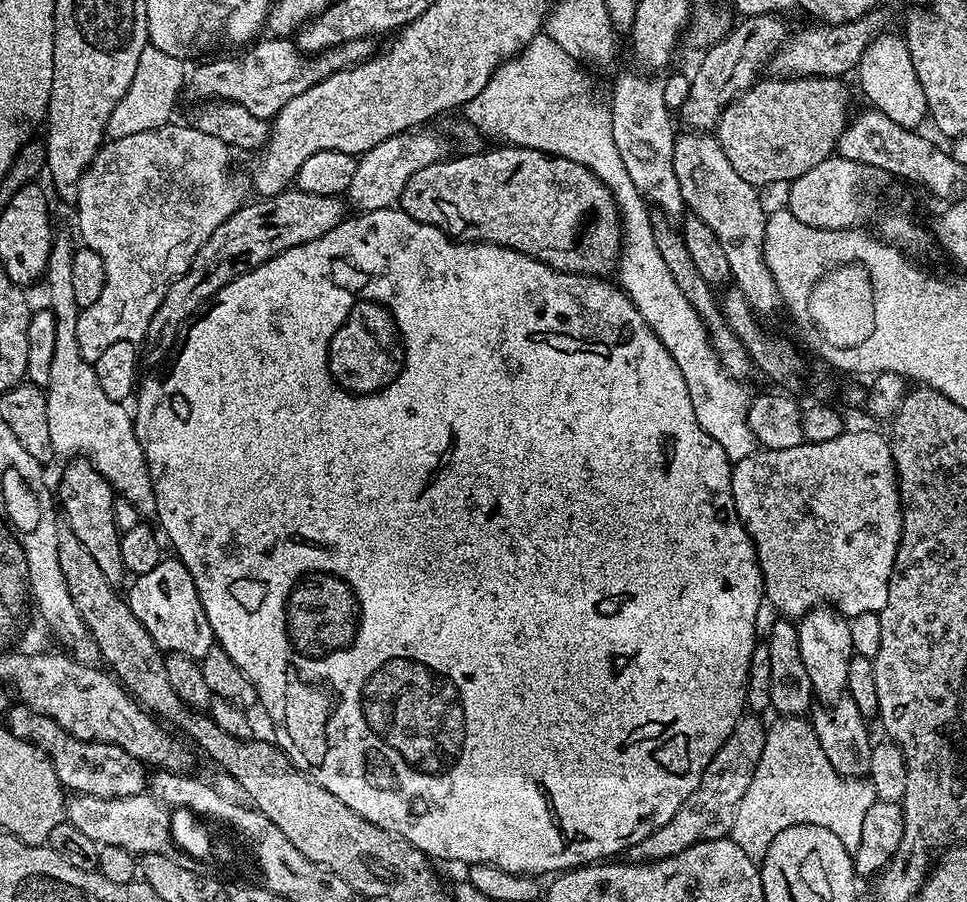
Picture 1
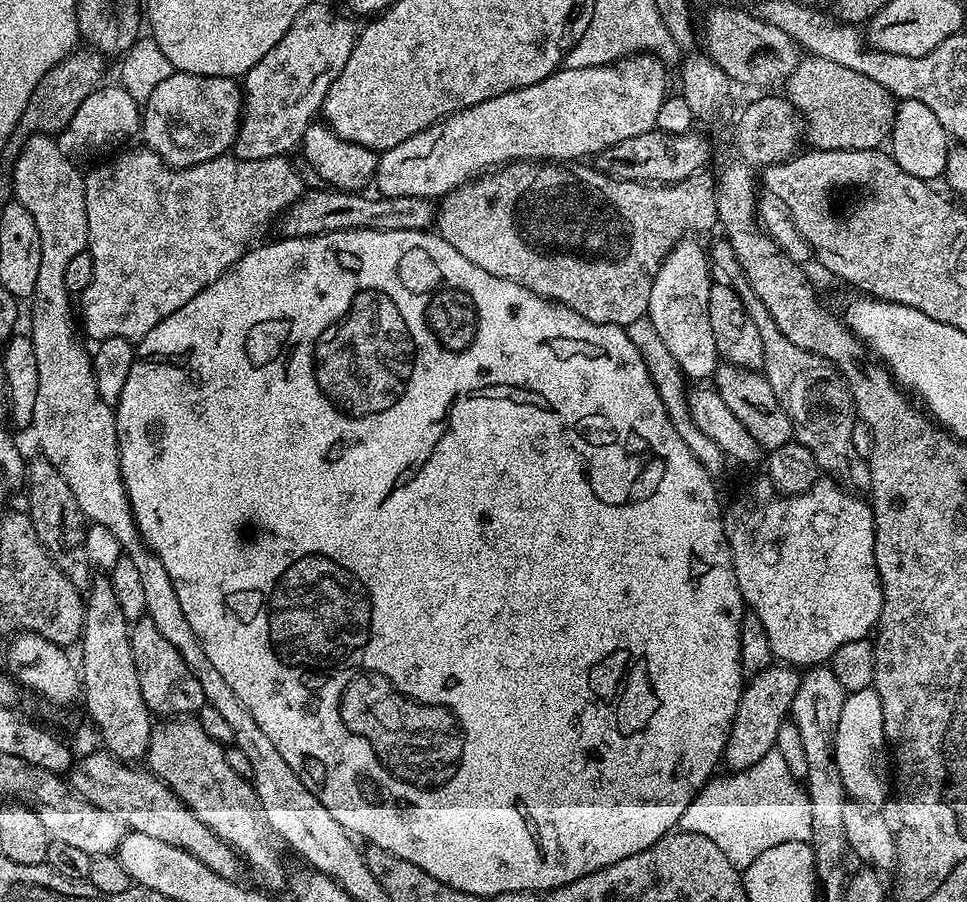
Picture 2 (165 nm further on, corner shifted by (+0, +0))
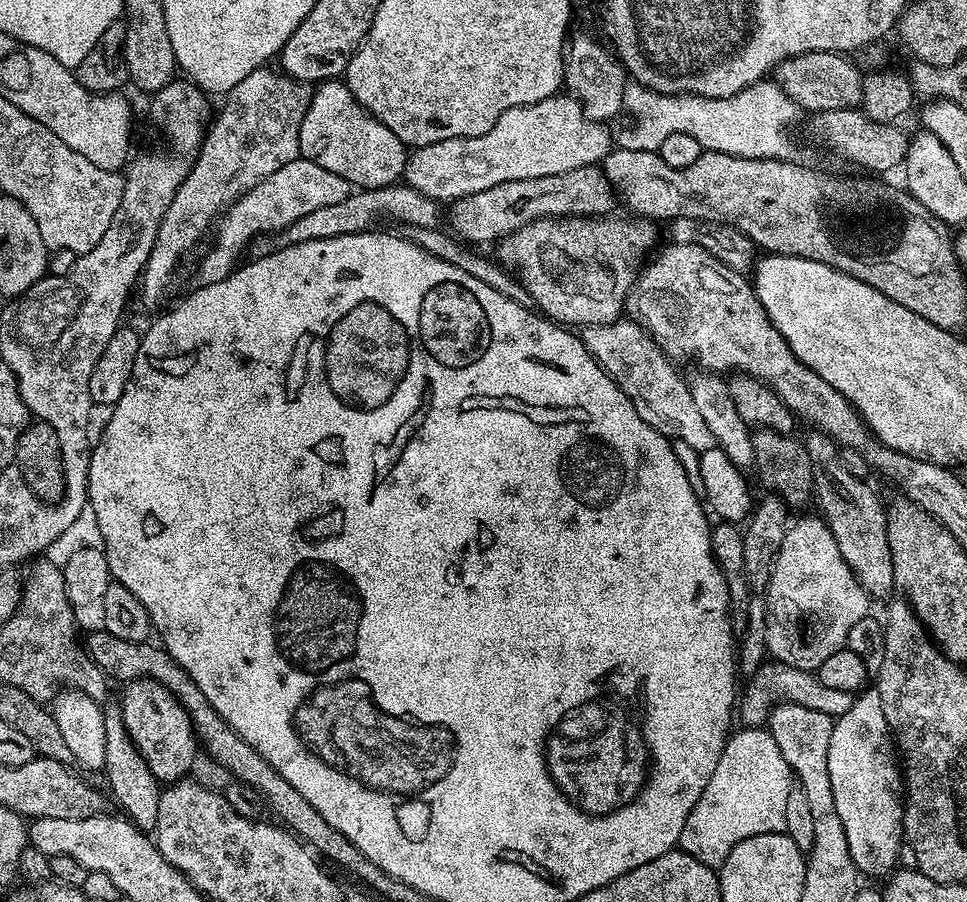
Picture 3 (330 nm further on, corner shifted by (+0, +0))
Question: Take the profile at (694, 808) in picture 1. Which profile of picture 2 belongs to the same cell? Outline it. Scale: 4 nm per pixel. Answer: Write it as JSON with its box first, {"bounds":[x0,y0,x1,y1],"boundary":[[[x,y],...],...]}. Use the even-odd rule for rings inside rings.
{"bounds":[722,662,801,771],"boundary":[[[773,662],[769,668],[745,683],[722,757],[723,763],[728,763],[727,767],[731,771],[746,770],[754,766],[754,762],[762,762],[762,758],[766,758],[766,754],[775,749],[778,726],[789,715],[800,677],[801,673],[795,667],[784,662]]]}

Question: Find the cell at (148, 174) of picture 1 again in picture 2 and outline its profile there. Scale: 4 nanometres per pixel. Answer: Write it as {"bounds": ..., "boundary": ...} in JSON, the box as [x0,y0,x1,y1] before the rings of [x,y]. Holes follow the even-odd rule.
{"bounds":[78,146,306,342],"boundary":[[[147,146],[139,147],[129,147],[127,150],[117,151],[115,155],[108,158],[113,158],[113,160],[105,159],[100,162],[105,162],[105,164],[100,164],[97,168],[90,170],[87,169],[84,178],[86,222],[88,223],[88,247],[86,250],[94,262],[94,278],[90,282],[90,286],[86,286],[86,290],[79,297],[78,316],[82,321],[83,331],[85,328],[93,336],[93,341],[96,342],[106,338],[126,338],[133,342],[139,342],[146,334],[150,334],[150,330],[154,330],[154,326],[158,326],[158,322],[162,322],[162,318],[170,318],[170,314],[174,314],[174,310],[182,310],[182,306],[186,306],[186,302],[190,302],[190,298],[194,298],[194,294],[198,294],[206,286],[210,286],[210,282],[218,279],[225,270],[234,267],[243,258],[244,253],[253,247],[255,240],[252,239],[259,234],[260,228],[266,227],[271,220],[279,221],[287,212],[288,207],[294,202],[298,202],[306,191],[302,178],[298,178],[293,161],[288,156],[275,156],[261,160],[239,160],[235,154],[225,154],[189,168],[171,168],[169,164],[164,163],[162,157],[151,152]]]}

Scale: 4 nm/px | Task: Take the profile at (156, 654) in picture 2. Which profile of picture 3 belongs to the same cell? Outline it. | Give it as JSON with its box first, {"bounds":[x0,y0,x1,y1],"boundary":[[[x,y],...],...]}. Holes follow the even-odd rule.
{"bounds":[118,678,198,782],"boundary":[[[141,678],[123,685],[124,697],[118,711],[126,726],[126,734],[150,768],[150,774],[161,782],[175,782],[191,773],[194,754],[198,750],[196,732],[186,710],[157,680]]]}

